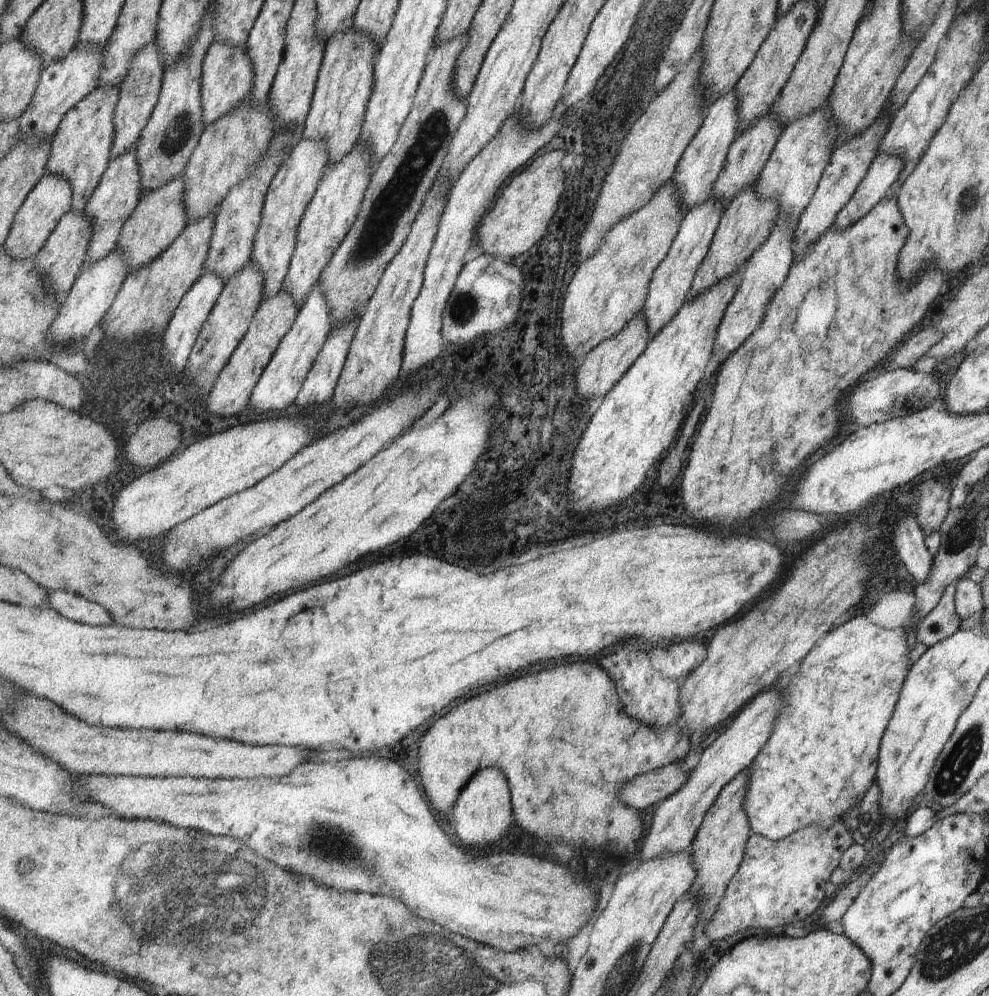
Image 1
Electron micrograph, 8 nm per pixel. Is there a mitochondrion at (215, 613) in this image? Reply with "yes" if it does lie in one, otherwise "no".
no

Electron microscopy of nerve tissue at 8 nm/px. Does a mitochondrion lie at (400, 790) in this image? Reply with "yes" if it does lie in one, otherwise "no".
no

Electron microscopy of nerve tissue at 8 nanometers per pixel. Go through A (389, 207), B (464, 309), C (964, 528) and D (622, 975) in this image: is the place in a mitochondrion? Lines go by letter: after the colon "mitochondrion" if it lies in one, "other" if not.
A: mitochondrion
B: mitochondrion
C: mitochondrion
D: mitochondrion

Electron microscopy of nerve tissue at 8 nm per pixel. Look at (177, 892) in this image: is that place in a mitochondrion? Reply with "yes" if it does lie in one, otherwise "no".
yes

